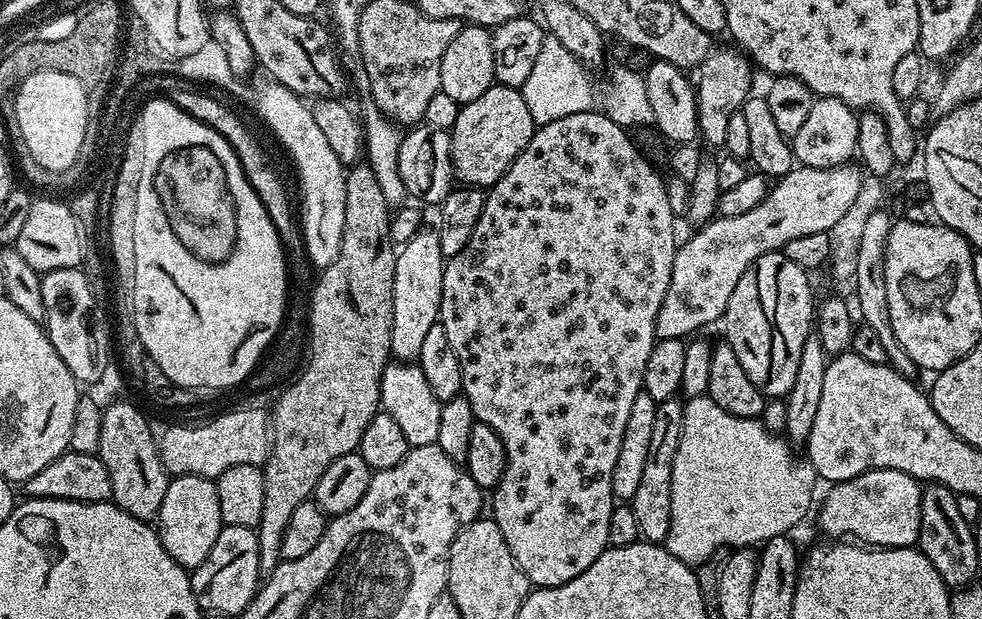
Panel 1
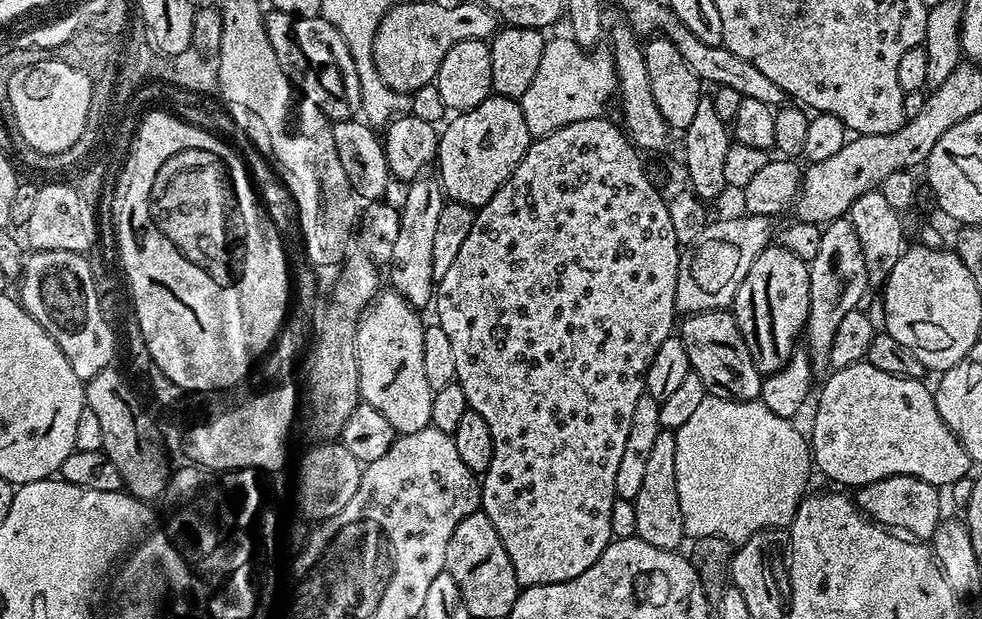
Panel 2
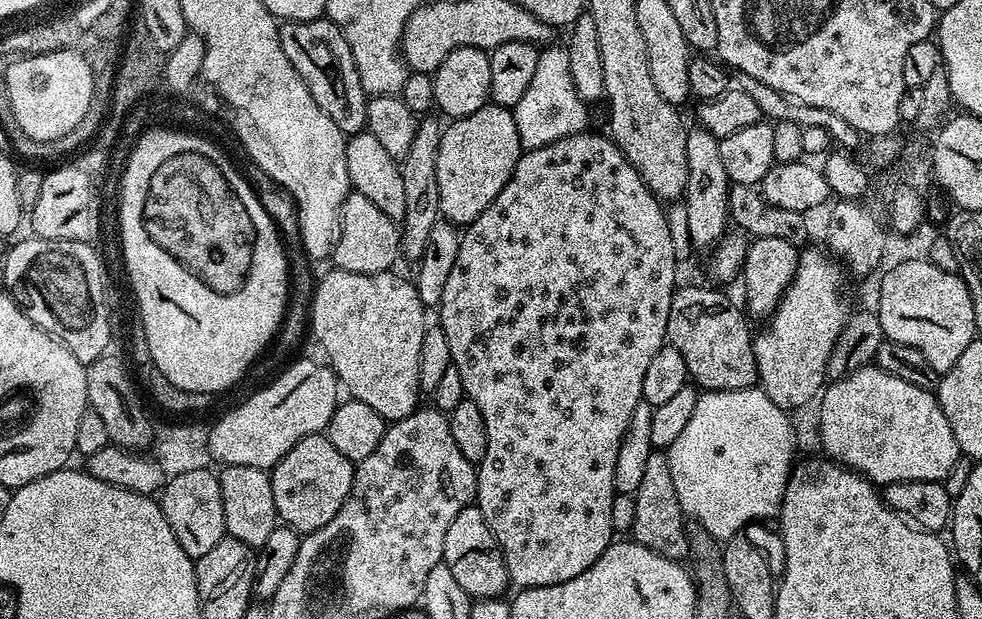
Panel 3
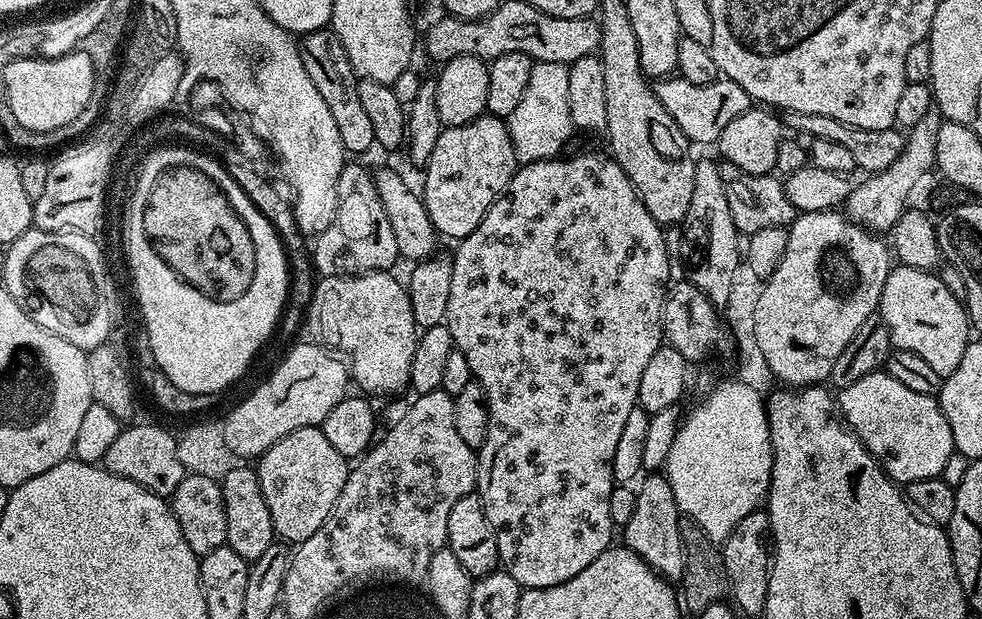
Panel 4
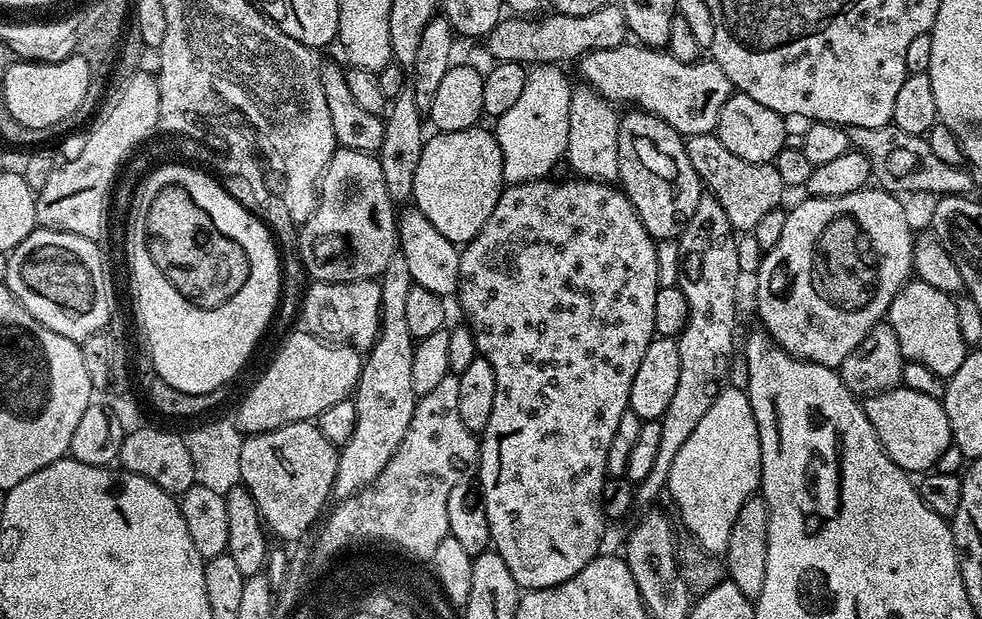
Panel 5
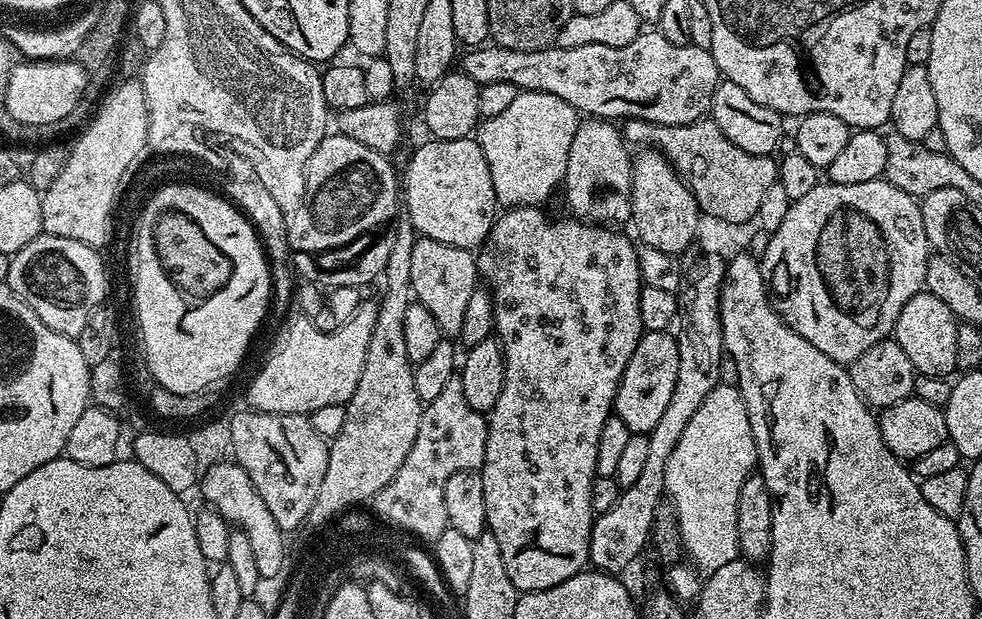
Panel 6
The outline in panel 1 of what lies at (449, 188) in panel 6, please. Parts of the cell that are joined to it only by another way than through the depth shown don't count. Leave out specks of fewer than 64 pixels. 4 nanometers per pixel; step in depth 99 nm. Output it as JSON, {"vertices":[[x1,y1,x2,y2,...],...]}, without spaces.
{"vertices":[[493,82,474,102,460,105,458,122,454,122,452,137,452,170,461,185,485,190,492,187,510,170,514,158,526,150,526,142,536,133,538,125,530,118,526,98,519,88]]}

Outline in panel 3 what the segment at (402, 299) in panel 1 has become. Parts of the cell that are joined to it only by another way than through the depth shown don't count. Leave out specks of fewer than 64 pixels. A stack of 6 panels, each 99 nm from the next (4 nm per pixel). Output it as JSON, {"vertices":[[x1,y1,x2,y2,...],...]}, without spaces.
{"vertices":[[424,118,419,121,414,130,414,143,405,154,400,164,402,186,406,186,406,214,400,228,400,251,403,259,419,261,422,250,426,250,426,238,430,238,430,230,434,222,441,219,440,203,438,202,438,146,442,124,436,120]]}

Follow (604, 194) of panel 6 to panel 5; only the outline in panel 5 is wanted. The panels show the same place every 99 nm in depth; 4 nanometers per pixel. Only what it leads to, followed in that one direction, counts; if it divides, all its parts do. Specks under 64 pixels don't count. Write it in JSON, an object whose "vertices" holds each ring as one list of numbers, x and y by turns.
{"vertices":[[576,86,572,89,570,98,570,134,568,135,568,150,566,164,573,168,577,177,585,180,599,180,601,182,619,181,618,174,618,126,620,116,612,101,602,98,592,88]]}

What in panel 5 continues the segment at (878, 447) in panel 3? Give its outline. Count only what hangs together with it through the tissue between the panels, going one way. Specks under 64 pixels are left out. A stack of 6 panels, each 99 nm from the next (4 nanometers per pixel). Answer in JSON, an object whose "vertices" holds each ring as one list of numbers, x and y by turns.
{"vertices":[[897,386,867,397,863,406,866,418,870,418,870,426,874,426,882,442,884,453,906,473,924,474,935,469,938,458,942,458,942,450,953,447,943,403,926,394,918,394,918,390]]}

